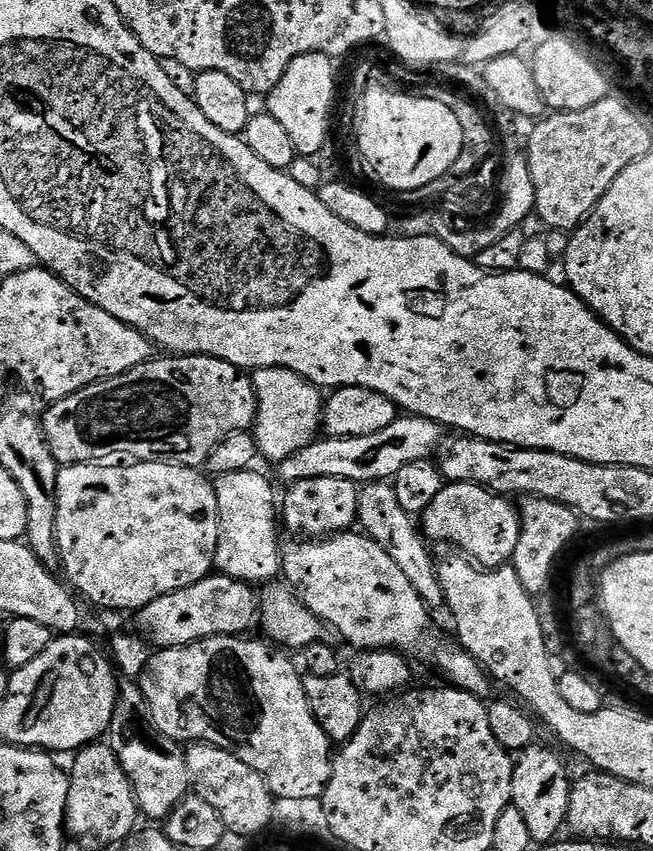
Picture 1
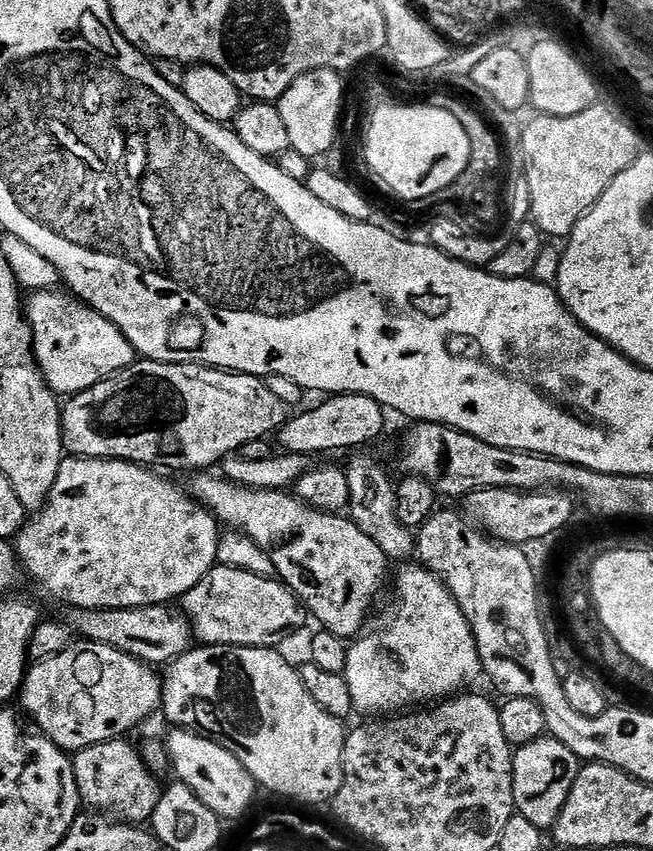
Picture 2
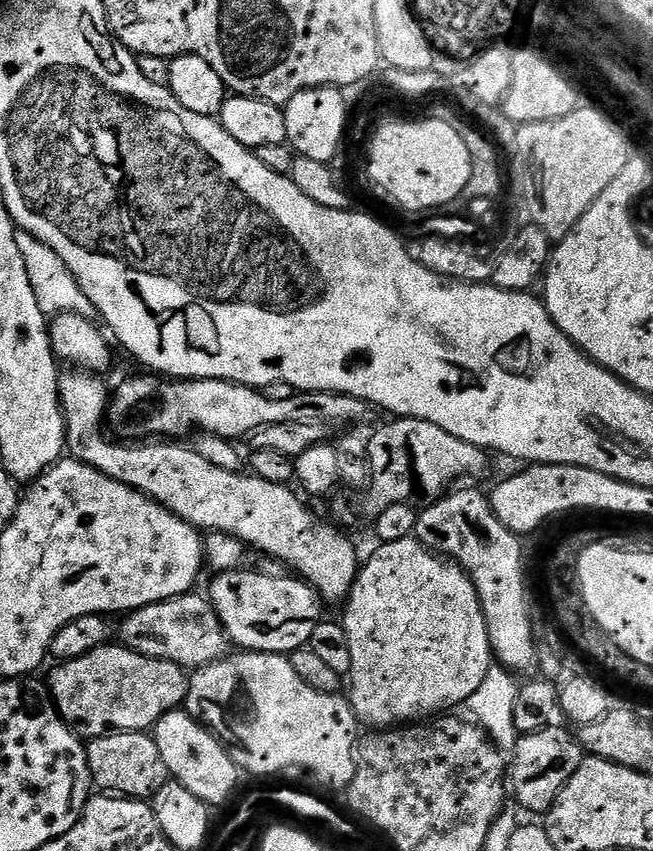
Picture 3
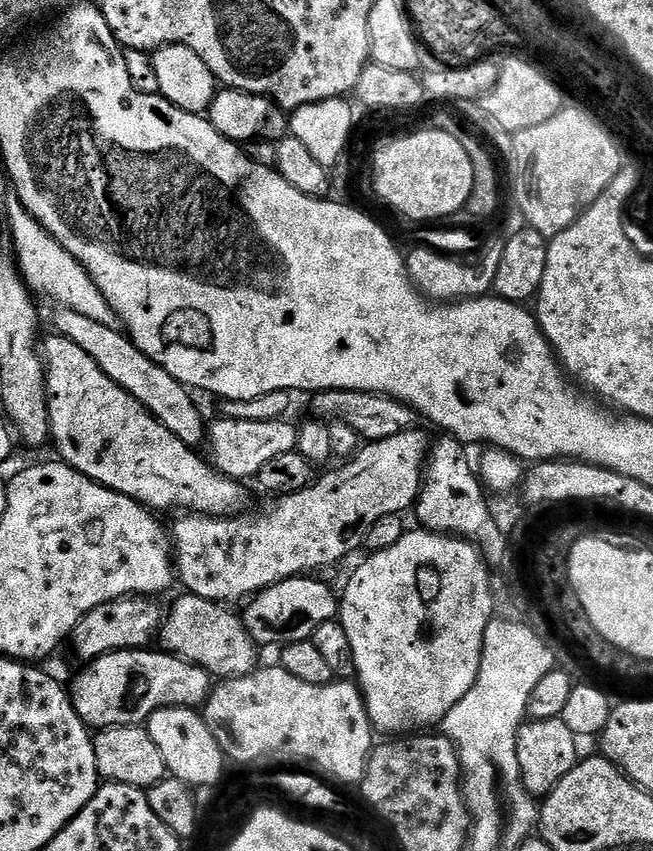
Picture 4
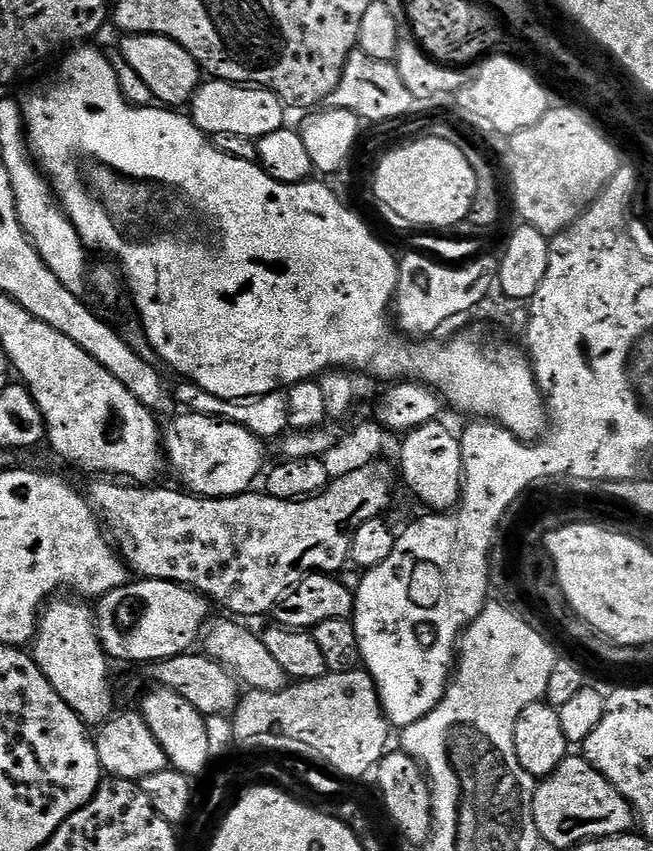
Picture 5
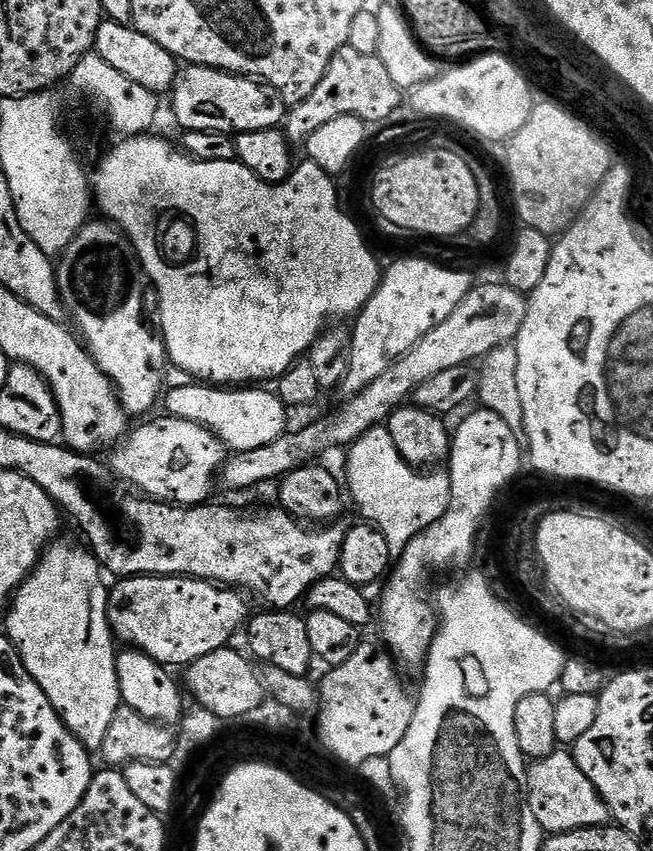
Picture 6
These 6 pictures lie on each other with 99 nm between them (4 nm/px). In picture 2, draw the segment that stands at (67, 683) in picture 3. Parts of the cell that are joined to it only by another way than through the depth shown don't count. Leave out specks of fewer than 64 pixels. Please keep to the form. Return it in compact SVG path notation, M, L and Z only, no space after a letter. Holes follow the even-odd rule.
M81 639L62 654L35 661L24 674L24 686L18 693L19 703L24 703L28 716L45 736L51 737L69 754L81 752L98 742L127 737L152 711L161 707L164 699L164 681L153 665L118 650L114 646Z

